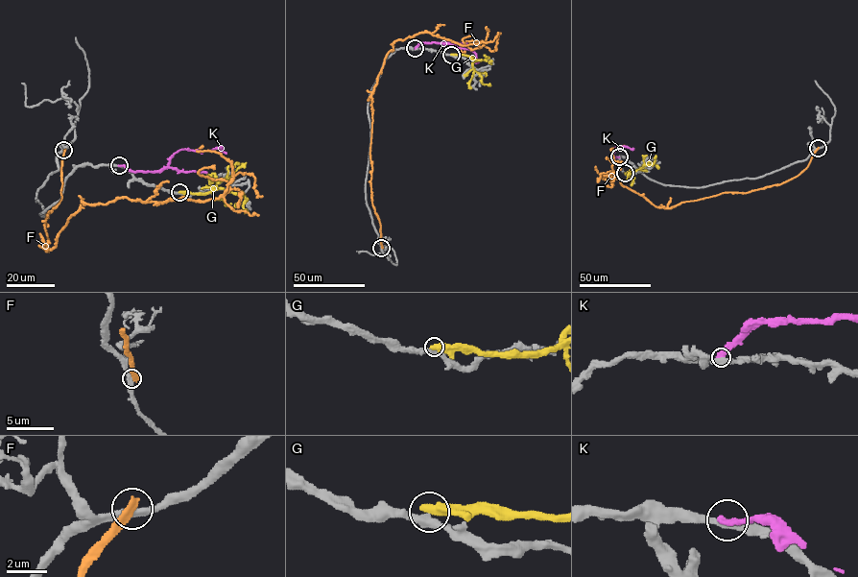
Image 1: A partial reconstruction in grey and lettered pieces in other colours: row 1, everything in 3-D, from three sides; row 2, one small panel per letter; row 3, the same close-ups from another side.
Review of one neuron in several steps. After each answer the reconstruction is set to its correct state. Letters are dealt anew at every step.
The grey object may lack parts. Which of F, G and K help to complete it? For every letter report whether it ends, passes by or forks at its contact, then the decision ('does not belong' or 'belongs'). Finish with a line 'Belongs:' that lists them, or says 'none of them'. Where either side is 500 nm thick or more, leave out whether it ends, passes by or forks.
F: it ends | does not belong
G: does not belong
K: it ends | does not belong
Belongs: none of them

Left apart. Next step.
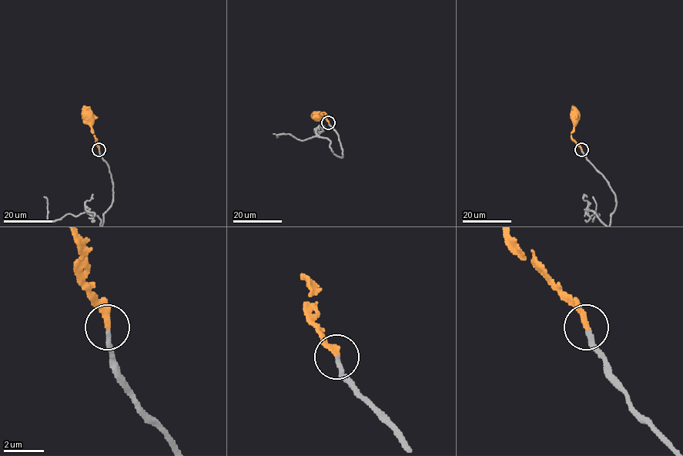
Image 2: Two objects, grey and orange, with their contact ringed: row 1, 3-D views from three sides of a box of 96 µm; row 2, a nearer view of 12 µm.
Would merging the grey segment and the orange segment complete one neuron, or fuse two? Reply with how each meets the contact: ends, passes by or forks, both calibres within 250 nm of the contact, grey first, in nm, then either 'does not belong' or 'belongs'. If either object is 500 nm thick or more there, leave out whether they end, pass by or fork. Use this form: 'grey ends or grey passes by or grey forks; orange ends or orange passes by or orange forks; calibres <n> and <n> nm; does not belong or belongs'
grey ends; orange ends; calibres 240 and 280 nm; belongs

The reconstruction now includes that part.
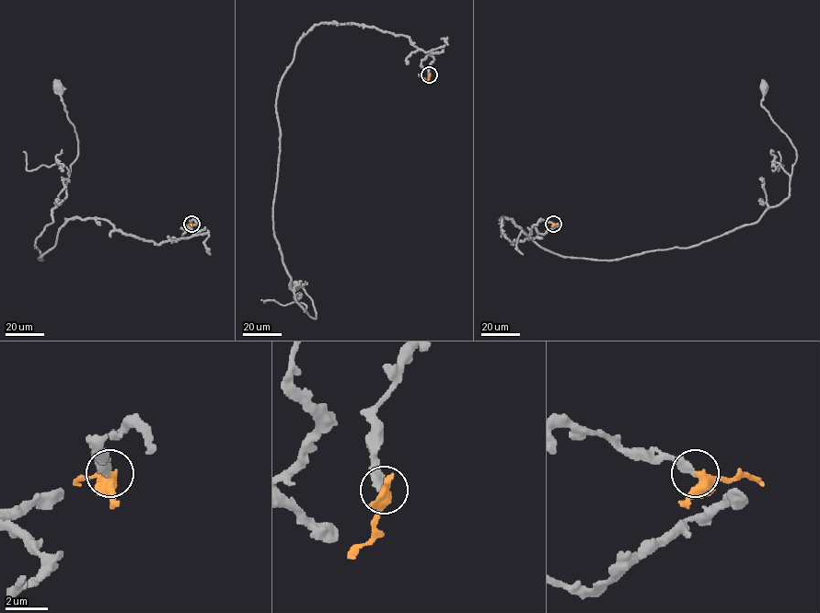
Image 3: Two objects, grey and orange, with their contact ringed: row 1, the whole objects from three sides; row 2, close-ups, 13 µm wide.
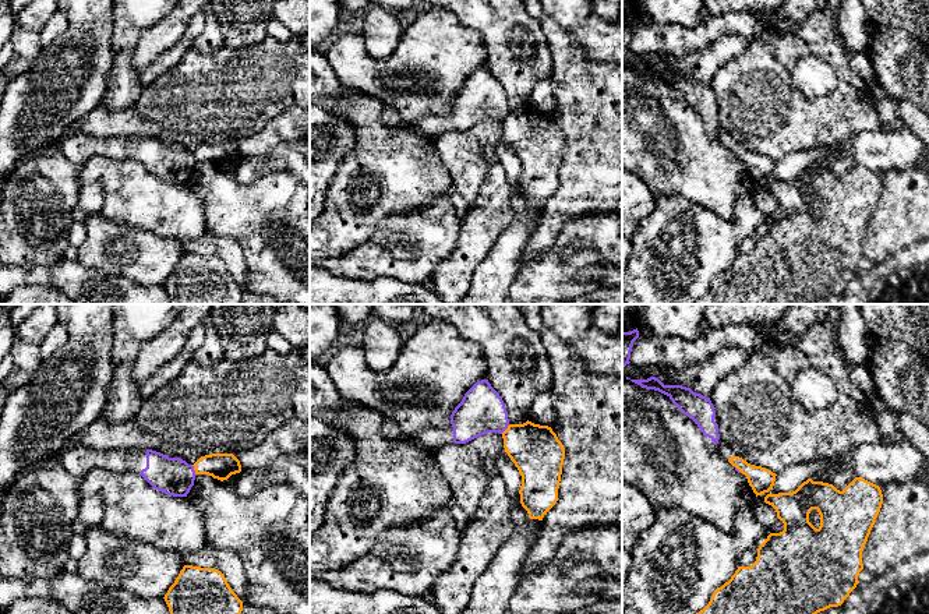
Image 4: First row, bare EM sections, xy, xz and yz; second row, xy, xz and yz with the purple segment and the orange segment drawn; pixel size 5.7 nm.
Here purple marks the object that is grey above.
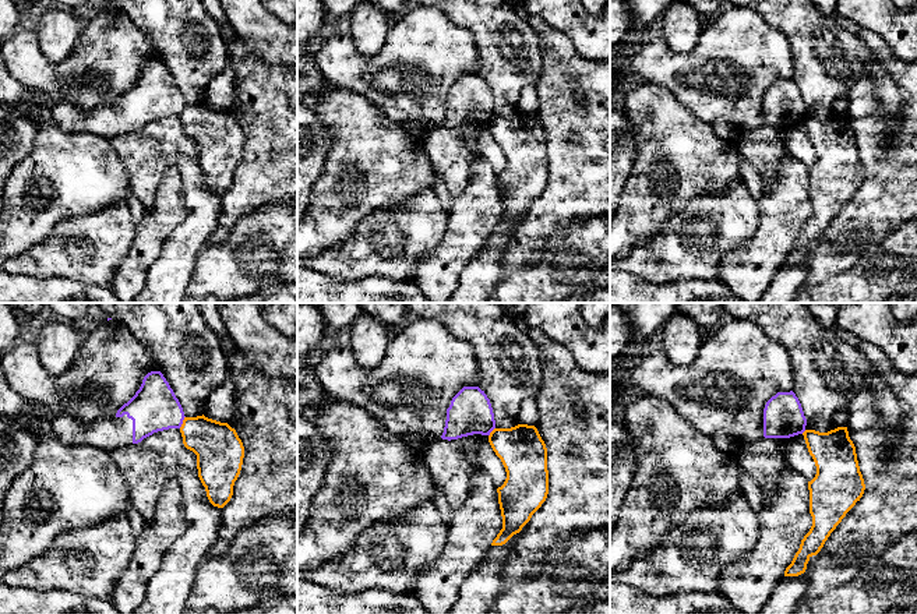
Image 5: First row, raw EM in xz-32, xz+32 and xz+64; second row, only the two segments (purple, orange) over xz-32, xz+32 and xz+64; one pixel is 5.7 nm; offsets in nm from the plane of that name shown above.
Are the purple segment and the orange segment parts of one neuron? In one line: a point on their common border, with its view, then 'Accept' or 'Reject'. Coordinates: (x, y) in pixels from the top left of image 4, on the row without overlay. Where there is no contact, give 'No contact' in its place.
Touches purple at xy (194, 158). Reject

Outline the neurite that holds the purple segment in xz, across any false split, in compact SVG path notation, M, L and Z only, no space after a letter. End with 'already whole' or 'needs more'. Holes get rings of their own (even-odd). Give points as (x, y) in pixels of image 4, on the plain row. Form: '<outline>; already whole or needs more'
M488 67L477 68L451 102L446 116L427 114L406 121L395 107L385 105L384 121L392 128L410 128L430 140L449 133L466 131L488 120L502 121L509 113L508 99Z; needs more

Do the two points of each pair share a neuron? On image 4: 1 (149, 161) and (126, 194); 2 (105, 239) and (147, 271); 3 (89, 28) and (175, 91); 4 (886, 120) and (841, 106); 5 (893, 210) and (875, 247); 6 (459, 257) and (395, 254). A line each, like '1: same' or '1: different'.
1: different
2: same
3: different
4: different
5: same
6: different

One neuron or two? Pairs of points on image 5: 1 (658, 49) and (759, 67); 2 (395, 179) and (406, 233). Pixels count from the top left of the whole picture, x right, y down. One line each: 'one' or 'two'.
1: one
2: two

